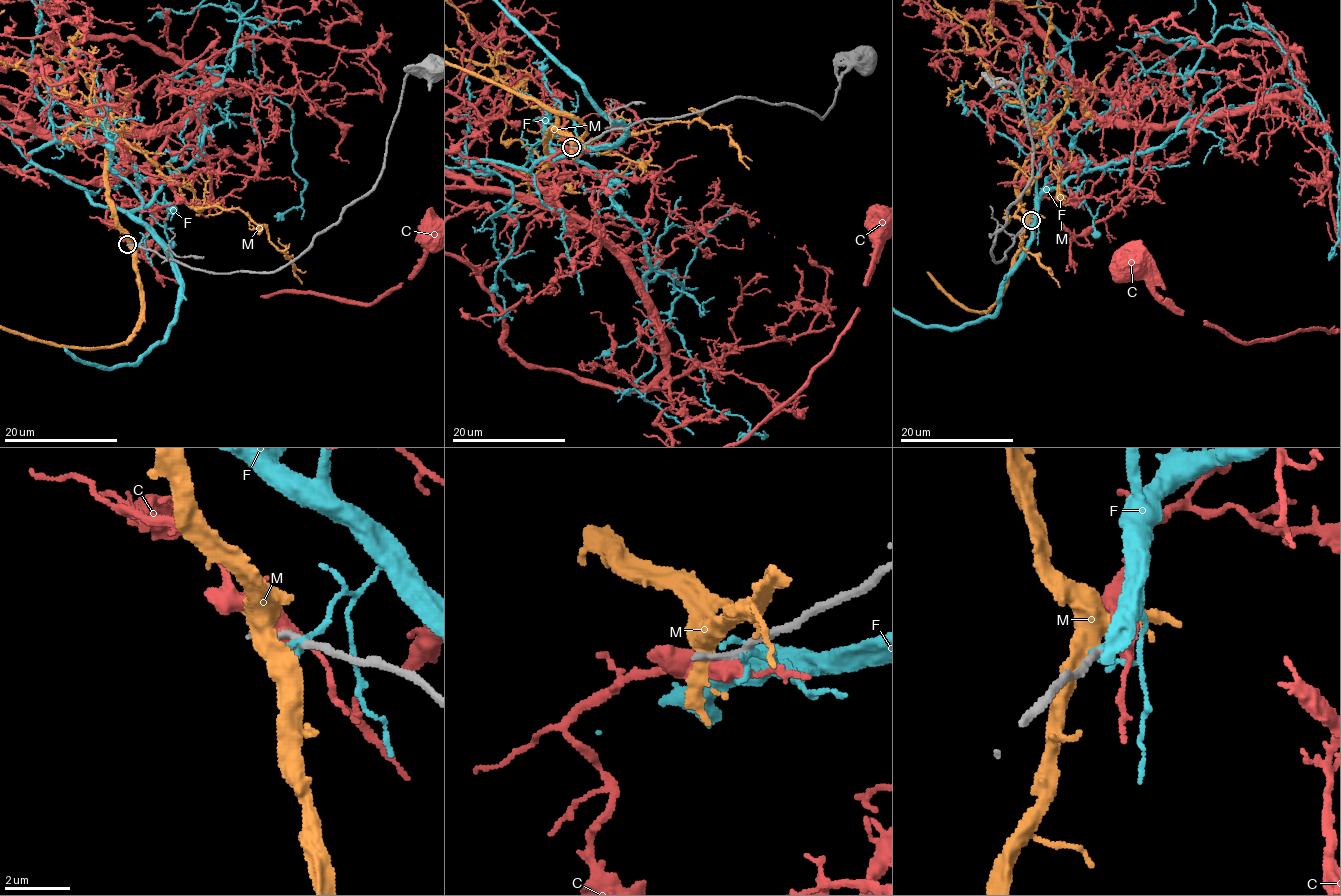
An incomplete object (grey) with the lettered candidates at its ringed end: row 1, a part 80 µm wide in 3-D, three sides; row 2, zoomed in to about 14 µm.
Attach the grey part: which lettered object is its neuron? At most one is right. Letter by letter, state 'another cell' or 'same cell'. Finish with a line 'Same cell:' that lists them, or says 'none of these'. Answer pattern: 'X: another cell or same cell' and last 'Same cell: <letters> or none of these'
C: another cell
F: another cell
M: another cell
Same cell: none of these

